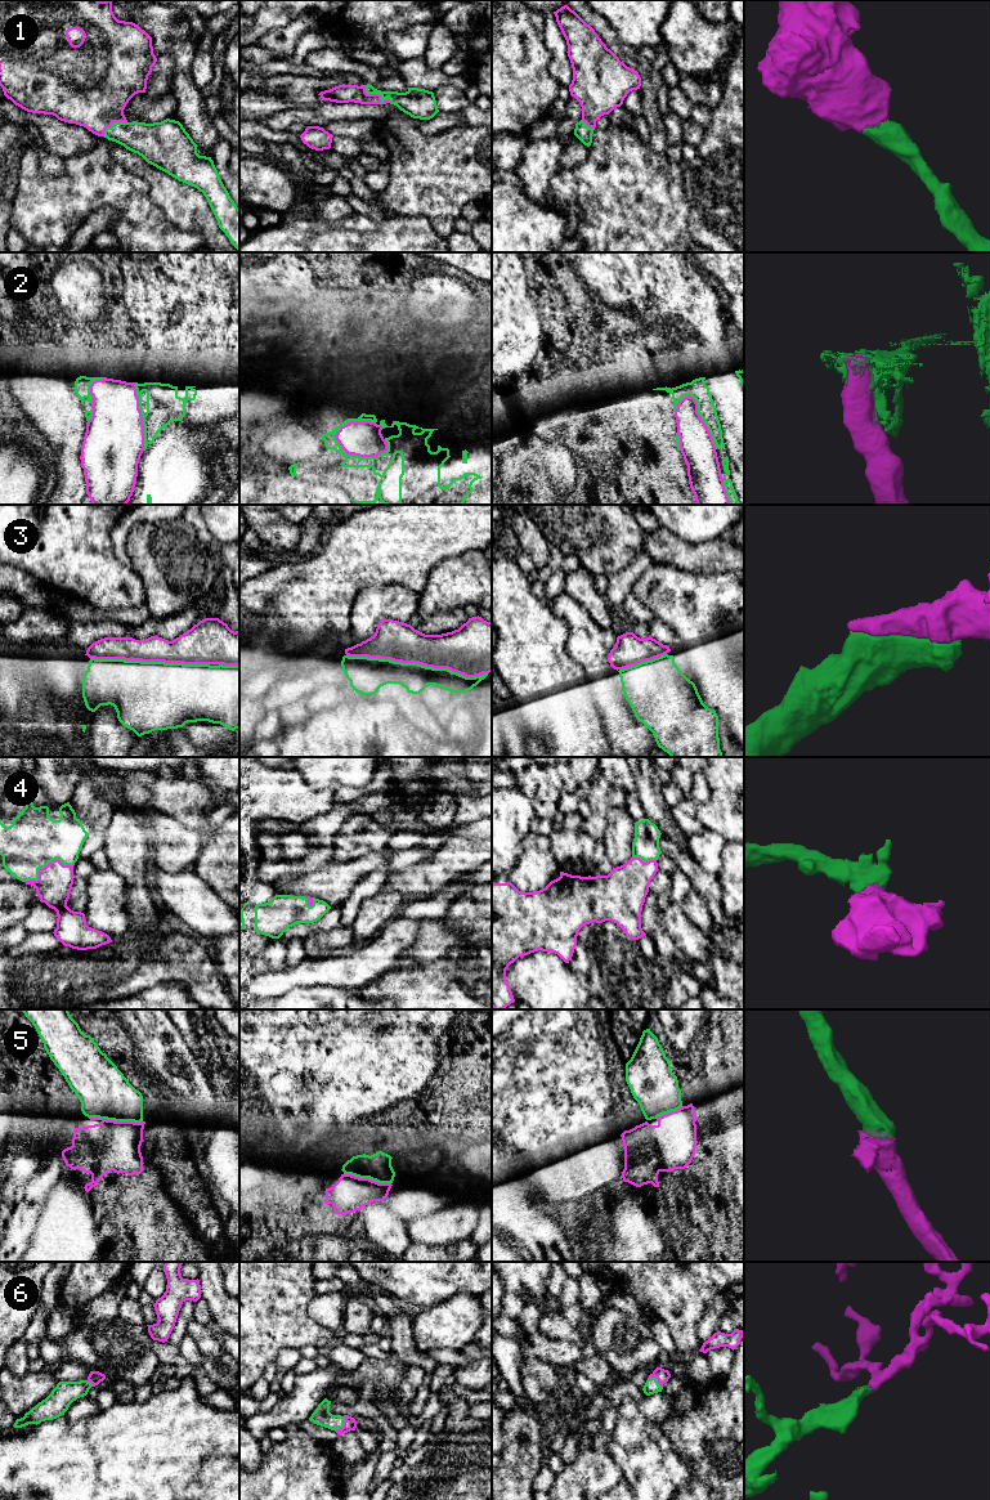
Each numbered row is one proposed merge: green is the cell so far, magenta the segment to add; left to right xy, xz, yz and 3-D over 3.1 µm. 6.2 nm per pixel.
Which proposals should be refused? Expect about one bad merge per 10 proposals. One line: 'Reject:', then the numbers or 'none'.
Reject: 2

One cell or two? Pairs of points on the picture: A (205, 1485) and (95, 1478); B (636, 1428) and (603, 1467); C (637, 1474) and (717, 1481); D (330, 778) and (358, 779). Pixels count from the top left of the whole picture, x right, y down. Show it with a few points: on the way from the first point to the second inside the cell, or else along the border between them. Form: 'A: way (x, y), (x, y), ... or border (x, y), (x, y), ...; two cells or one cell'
A: border (206, 1458), (200, 1463), (196, 1477), (187, 1486); two cells
B: border (609, 1432), (612, 1437), (609, 1454), (623, 1478); two cells
C: border (677, 1451), (691, 1471), (691, 1480), (684, 1486); two cells
D: way (336, 778), (352, 778); one cell

